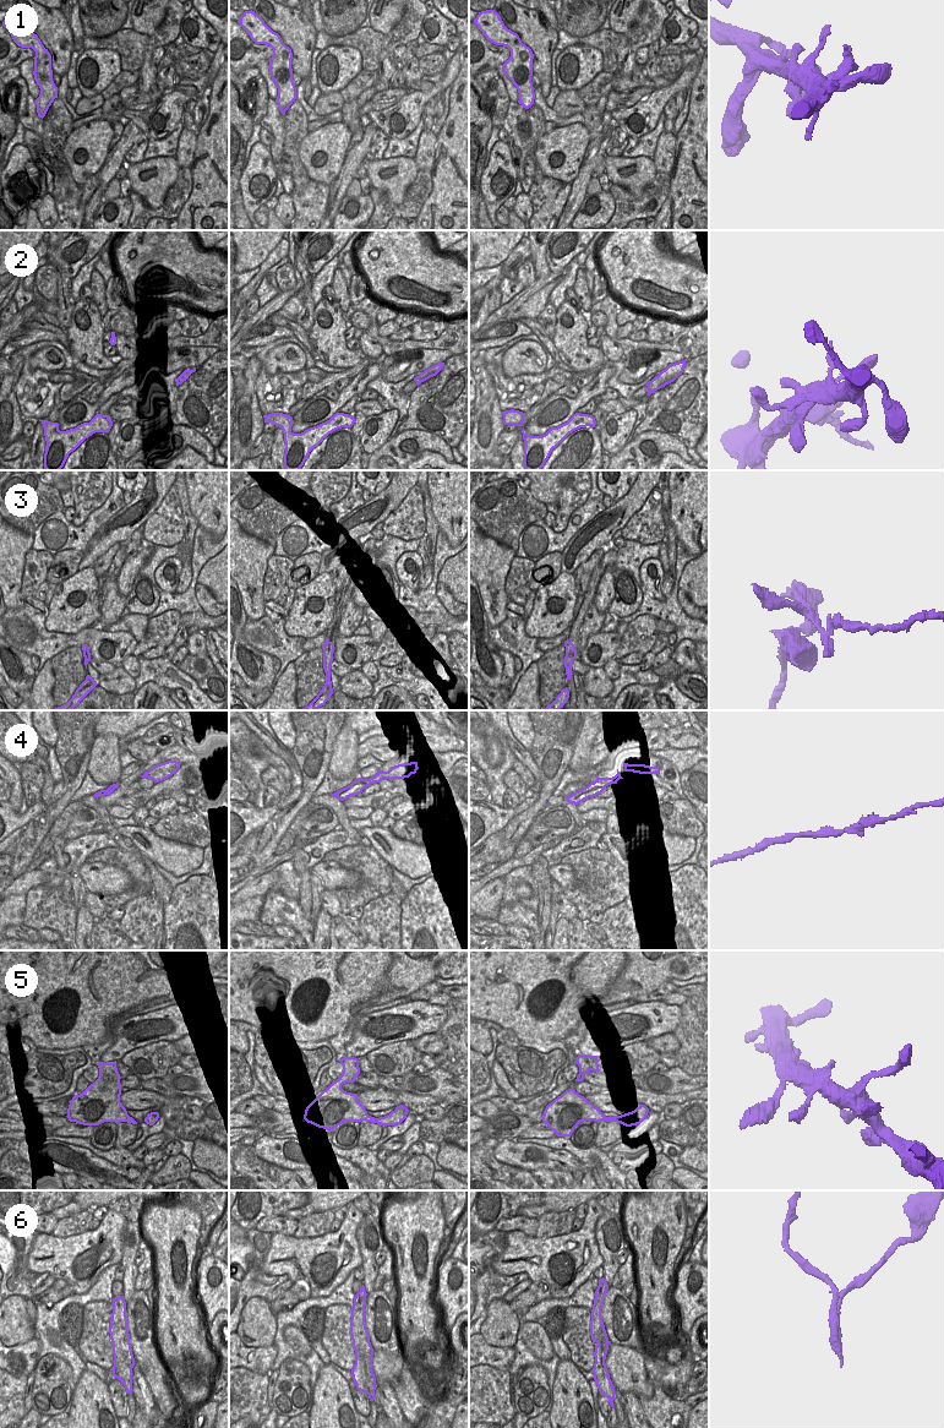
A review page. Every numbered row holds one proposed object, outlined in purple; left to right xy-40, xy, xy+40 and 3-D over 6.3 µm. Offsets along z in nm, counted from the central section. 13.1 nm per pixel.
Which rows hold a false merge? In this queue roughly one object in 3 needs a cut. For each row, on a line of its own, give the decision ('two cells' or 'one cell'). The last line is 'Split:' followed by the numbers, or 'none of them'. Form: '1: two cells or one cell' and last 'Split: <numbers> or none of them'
1: one cell
2: one cell
3: two cells
4: one cell
5: one cell
6: two cells
Split: 3, 6

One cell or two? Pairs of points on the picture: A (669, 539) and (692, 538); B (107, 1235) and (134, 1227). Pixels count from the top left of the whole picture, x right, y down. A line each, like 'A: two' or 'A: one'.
A: two
B: two

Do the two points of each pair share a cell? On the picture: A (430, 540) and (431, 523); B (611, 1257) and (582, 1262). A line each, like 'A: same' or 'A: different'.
A: same
B: different

